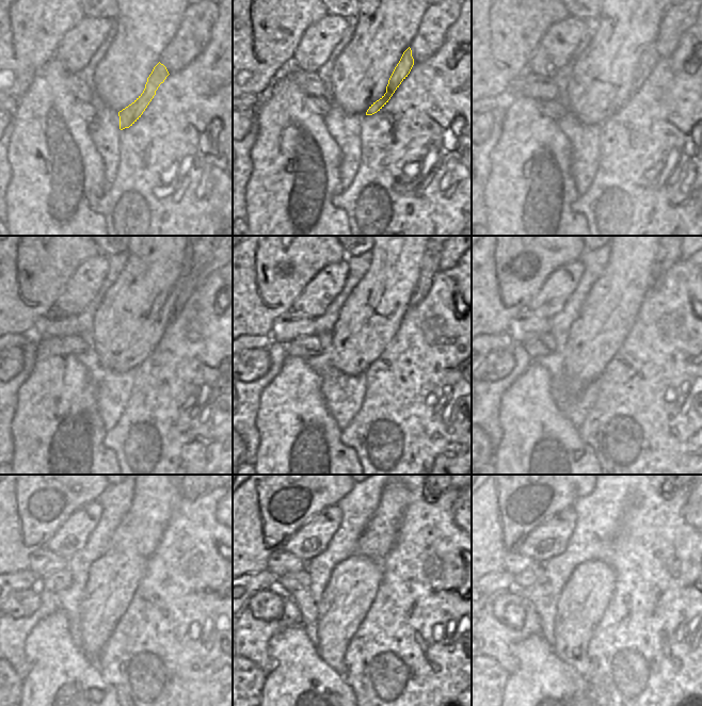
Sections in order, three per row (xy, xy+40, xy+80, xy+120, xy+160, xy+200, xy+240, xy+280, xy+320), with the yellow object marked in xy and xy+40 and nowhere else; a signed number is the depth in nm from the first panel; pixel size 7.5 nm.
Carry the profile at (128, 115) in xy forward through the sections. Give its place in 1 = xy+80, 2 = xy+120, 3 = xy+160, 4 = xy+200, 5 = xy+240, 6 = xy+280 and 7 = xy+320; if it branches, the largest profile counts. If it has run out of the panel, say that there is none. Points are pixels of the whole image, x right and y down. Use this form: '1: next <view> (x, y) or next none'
1: next xy+80 (650, 57)
2: next xy+120 (188, 281)
3: next xy+160 (430, 263)
4: next xy+200 (666, 257)
5: next xy+240 (191, 496)
6: next xy+280 (430, 496)
7: next xy+320 (668, 496)

